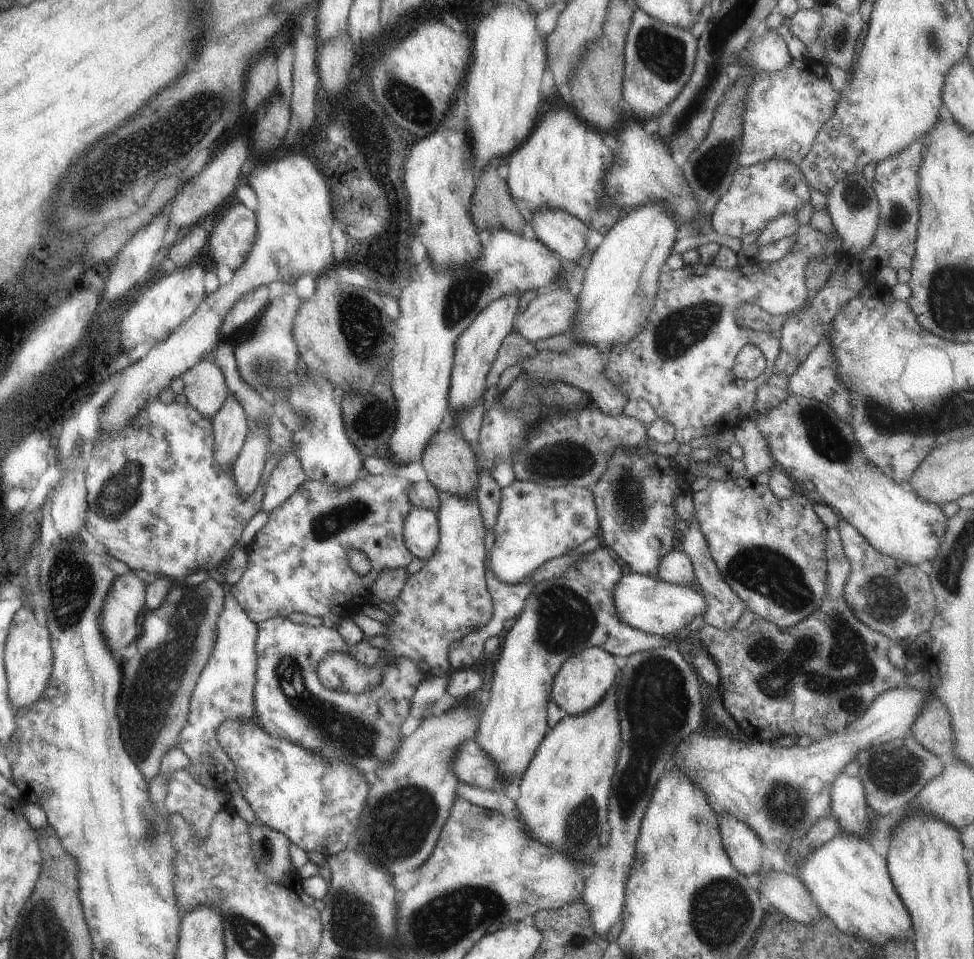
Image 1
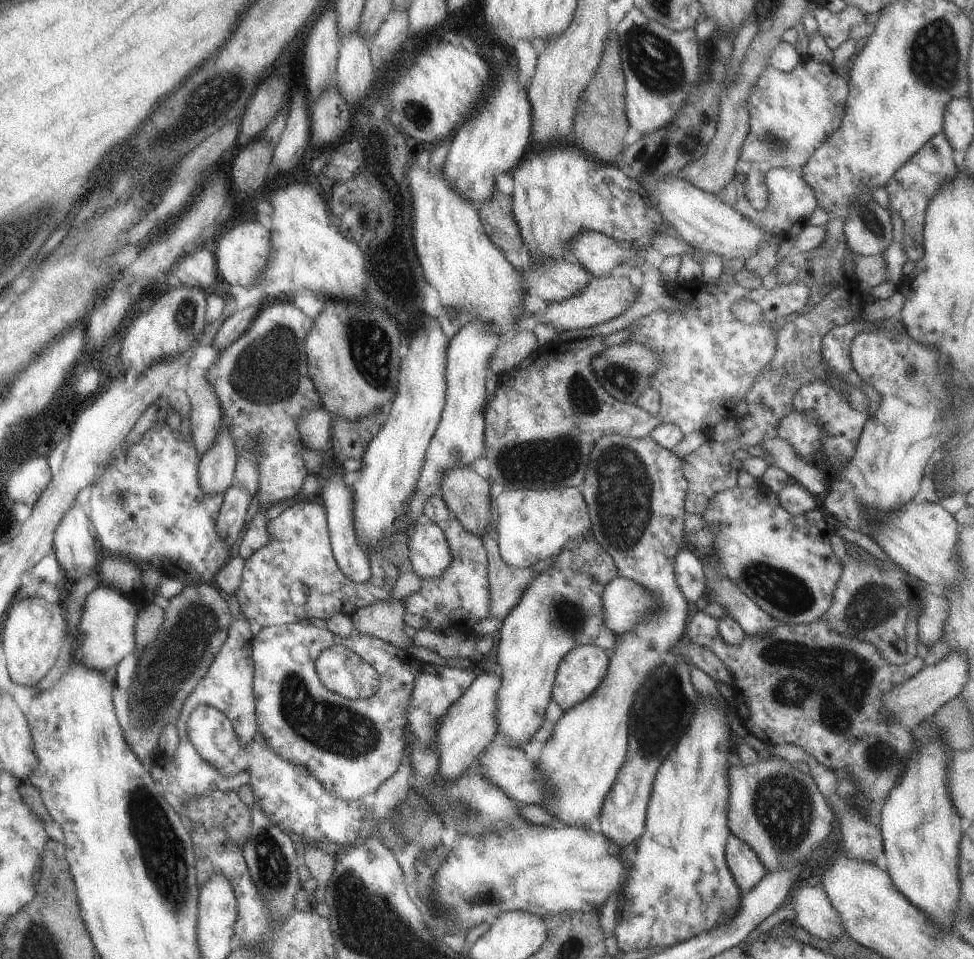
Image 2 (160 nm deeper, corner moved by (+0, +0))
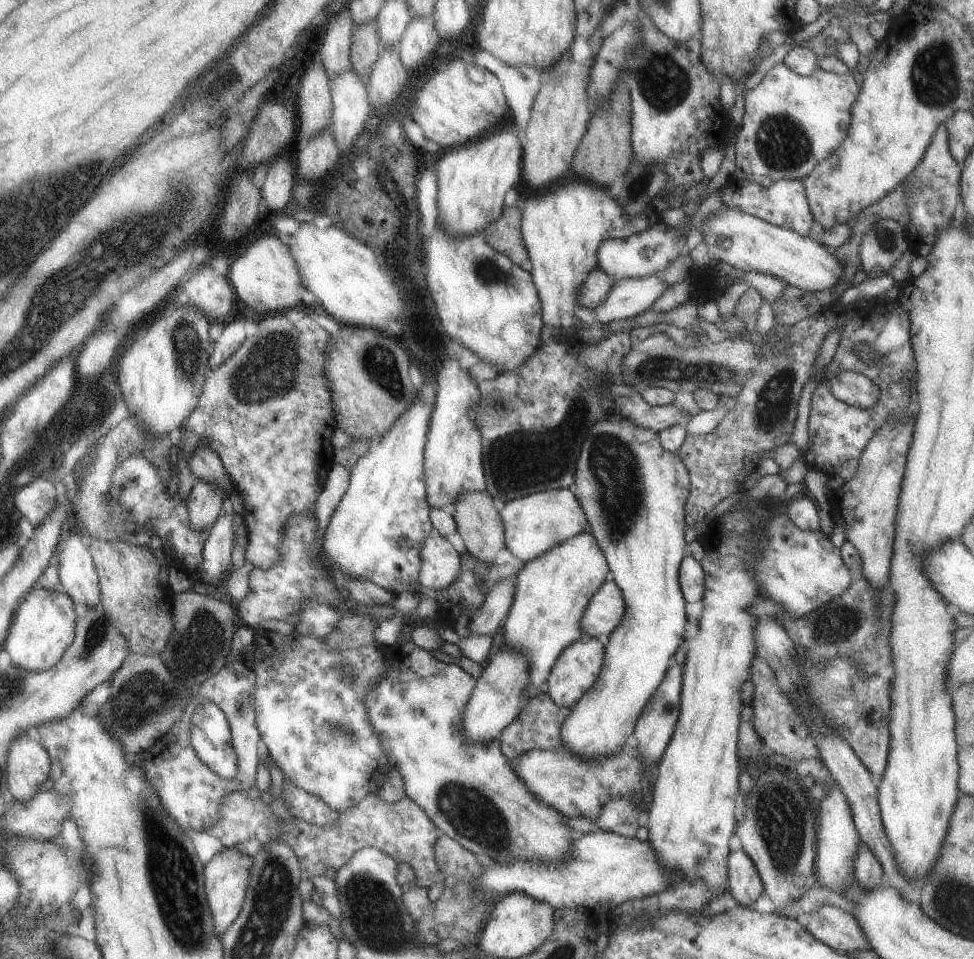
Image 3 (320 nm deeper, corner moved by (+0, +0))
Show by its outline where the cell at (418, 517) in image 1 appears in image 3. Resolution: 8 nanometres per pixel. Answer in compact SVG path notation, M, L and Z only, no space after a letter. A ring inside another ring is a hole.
M431 533L420 543L418 582L426 592L449 586L458 575L460 556L439 533Z

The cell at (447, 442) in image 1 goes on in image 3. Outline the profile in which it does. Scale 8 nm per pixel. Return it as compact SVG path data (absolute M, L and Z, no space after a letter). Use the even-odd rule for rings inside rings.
M485 490L465 491L460 493L453 506L449 507L456 524L456 531L463 539L467 554L484 565L492 565L495 554L504 548L504 528L491 499Z

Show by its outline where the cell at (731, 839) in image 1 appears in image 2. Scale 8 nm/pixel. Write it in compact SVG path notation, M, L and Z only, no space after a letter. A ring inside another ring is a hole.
M731 834L724 846L724 857L727 868L741 894L753 888L766 873L763 865L757 860L757 855L745 842Z

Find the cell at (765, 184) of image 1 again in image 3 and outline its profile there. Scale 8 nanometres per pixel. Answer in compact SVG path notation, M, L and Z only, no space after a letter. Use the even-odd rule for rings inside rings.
M736 175L731 176L719 189L722 190L720 199L725 207L751 215L766 223L795 231L801 236L808 236L813 217L804 195L804 186L799 179L781 179L763 188L757 183L742 180Z

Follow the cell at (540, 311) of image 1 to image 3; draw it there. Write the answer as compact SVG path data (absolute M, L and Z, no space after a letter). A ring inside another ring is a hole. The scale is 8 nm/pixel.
M657 275L635 277L634 279L623 277L613 283L613 286L608 290L607 296L591 310L597 321L605 325L613 322L613 320L617 322L617 320L632 318L648 310L653 302L665 292L667 285Z

